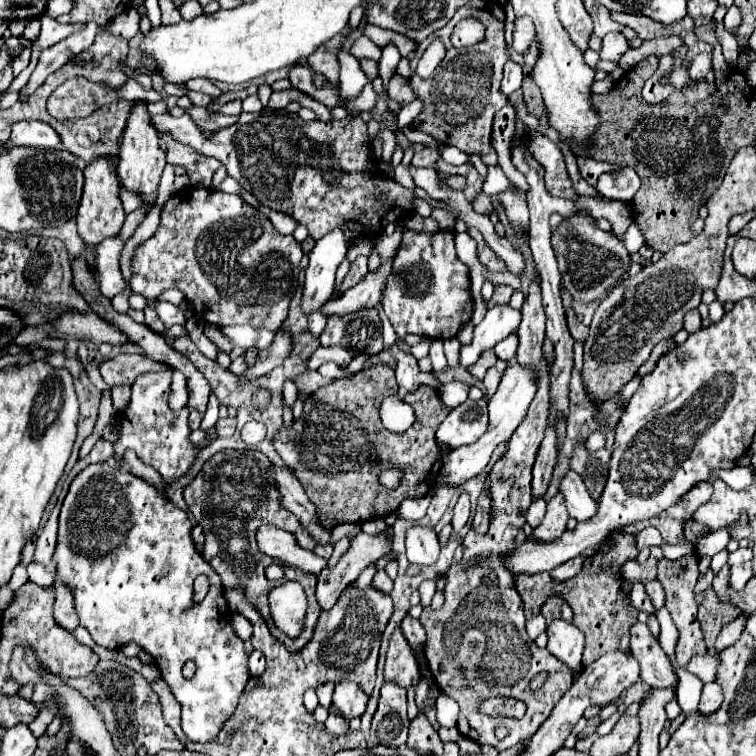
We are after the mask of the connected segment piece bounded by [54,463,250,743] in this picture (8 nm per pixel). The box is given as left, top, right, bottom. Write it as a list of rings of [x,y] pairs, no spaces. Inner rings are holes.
[[[92,463],[76,475],[62,503],[54,561],[58,575],[74,593],[80,625],[88,629],[94,643],[106,649],[120,649],[130,641],[138,643],[154,659],[170,693],[180,703],[182,731],[186,737],[198,743],[208,743],[234,713],[250,673],[242,641],[236,637],[232,625],[222,625],[228,611],[224,611],[222,605],[224,591],[220,577],[200,557],[190,533],[192,523],[188,515],[154,485],[114,463]],[[198,575],[208,577],[210,591],[200,605],[192,607],[192,581]],[[188,659],[196,661],[196,673],[192,679],[182,677],[182,667]]]

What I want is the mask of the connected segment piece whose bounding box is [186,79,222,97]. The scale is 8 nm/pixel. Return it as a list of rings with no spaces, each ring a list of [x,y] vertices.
[[[192,79],[186,83],[186,87],[194,87],[194,91],[200,91],[200,93],[208,93],[210,97],[218,97],[222,95],[222,91],[208,79]]]

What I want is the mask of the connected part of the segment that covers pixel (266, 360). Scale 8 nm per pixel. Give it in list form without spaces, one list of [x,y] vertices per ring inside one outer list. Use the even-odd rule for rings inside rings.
[[[278,331],[274,343],[268,349],[264,349],[264,351],[258,353],[256,363],[250,365],[240,375],[240,381],[252,381],[252,379],[268,375],[274,367],[278,367],[278,365],[284,363],[284,359],[290,355],[290,351],[292,351],[292,337],[288,333],[284,333],[284,331]]]

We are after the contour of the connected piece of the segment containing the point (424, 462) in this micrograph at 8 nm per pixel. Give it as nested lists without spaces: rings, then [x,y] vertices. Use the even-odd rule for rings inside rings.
[[[376,365],[348,379],[338,379],[310,395],[304,401],[302,417],[294,419],[290,429],[280,427],[274,435],[276,453],[306,489],[322,527],[334,529],[342,523],[386,517],[396,511],[404,499],[424,497],[434,487],[442,457],[432,439],[444,419],[446,407],[438,397],[424,397],[438,395],[438,391],[422,385],[416,393],[408,393],[402,399],[414,407],[414,425],[404,433],[392,433],[384,429],[378,407],[384,397],[396,395],[396,389],[394,371],[386,365]],[[390,467],[398,467],[404,473],[398,489],[386,489],[378,483],[378,473]]]

